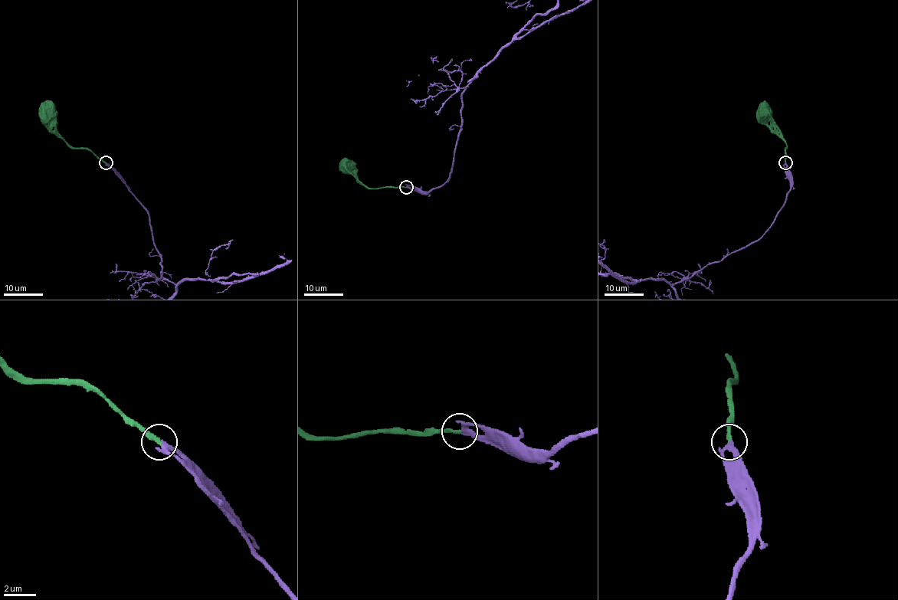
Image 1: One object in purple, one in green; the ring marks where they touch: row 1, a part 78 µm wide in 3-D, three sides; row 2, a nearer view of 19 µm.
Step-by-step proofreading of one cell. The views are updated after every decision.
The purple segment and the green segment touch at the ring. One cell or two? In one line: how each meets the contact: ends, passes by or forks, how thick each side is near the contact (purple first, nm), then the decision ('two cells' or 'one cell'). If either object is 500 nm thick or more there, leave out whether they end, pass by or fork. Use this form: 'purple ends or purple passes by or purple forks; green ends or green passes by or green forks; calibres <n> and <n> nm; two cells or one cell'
purple passes by; green ends; calibres 260 and 200 nm; one cell

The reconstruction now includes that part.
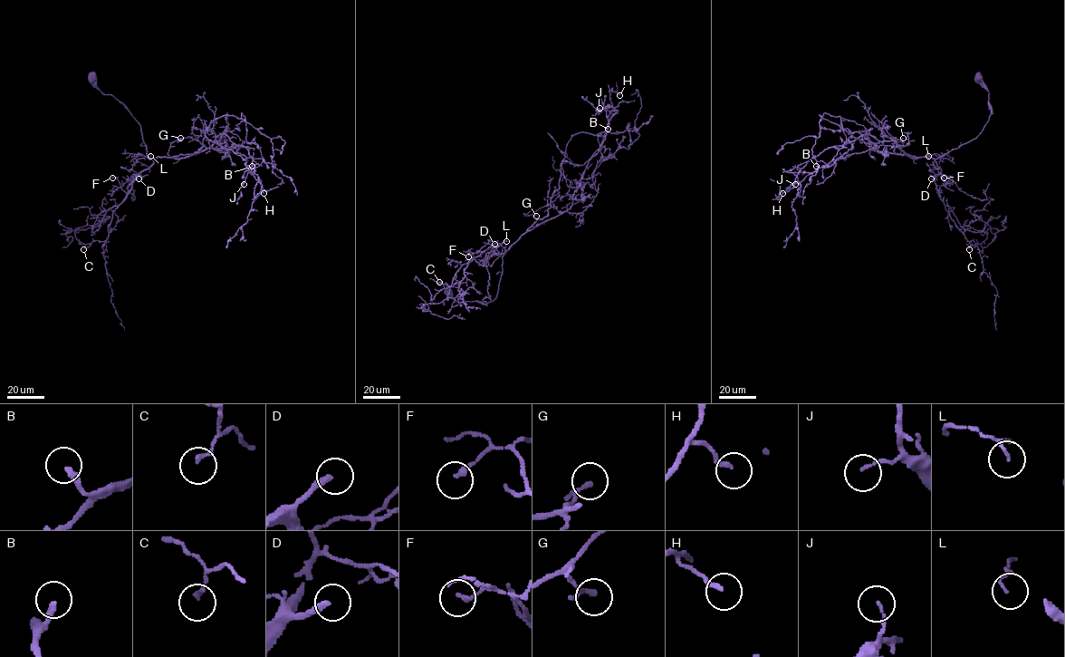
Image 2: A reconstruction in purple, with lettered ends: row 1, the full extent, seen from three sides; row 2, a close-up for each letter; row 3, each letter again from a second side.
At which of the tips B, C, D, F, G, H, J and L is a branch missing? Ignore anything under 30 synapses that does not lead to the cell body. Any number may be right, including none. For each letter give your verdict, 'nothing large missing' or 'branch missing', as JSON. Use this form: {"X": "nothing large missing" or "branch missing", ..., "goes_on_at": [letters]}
{"B": "branch missing", "C": "nothing large missing", "D": "branch missing", "F": "nothing large missing", "G": "nothing large missing", "H": "nothing large missing", "J": "nothing large missing", "L": "nothing large missing", "goes_on_at": ["B", "D"]}

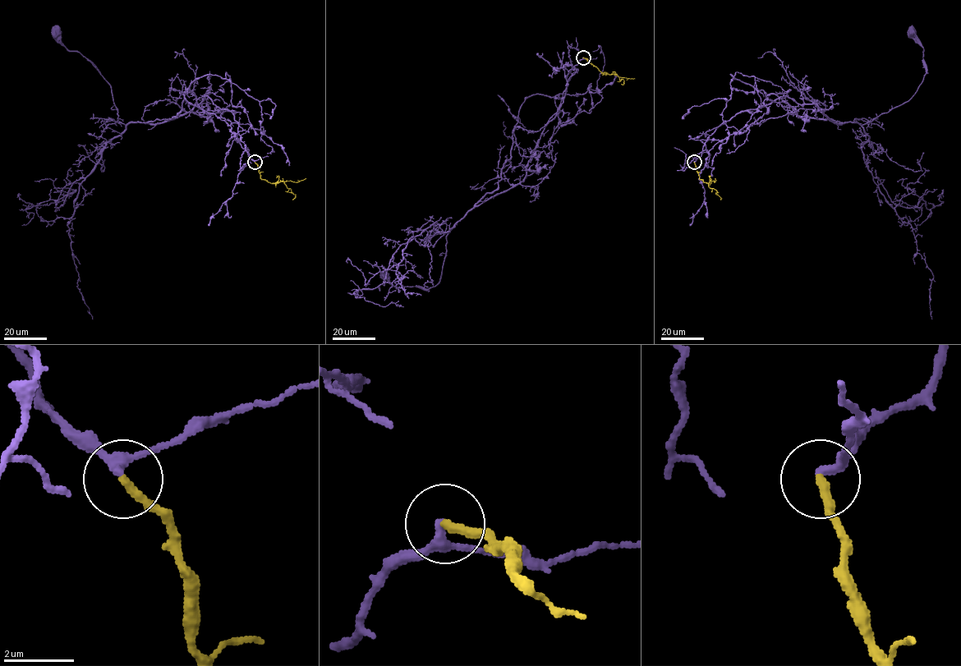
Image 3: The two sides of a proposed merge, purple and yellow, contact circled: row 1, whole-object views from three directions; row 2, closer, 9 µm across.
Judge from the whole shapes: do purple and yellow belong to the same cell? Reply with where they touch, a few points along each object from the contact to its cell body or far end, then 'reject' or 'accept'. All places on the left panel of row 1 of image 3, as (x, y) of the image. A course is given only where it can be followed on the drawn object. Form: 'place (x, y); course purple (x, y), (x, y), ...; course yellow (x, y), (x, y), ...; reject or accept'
place (255, 162); course purple (255, 162), (234, 116), (207, 96), (178, 117), (124, 124), (103, 77), (56, 32); course yellow (255, 162), (261, 178), (273, 183), (283, 181), (295, 195), (292, 199); accept

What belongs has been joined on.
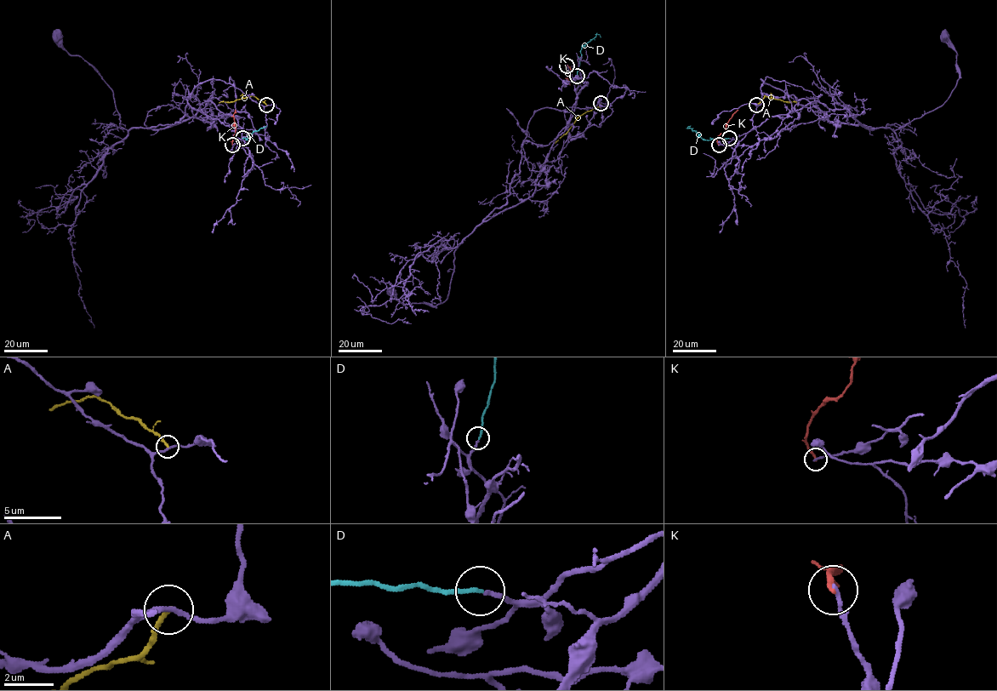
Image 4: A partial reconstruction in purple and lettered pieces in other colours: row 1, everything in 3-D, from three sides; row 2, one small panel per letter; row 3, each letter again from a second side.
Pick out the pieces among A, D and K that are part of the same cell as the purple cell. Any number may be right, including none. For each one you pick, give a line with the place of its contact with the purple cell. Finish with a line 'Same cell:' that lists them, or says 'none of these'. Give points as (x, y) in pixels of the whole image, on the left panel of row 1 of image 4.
D: Touches purple at (242, 138)
Same cell: D

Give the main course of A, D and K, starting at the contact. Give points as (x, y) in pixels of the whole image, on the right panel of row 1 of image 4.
A: (755, 105), (765, 95), (796, 103)
D: (729, 139), (703, 139), (687, 128), (690, 125)
K: (719, 145), (718, 137), (737, 110)

